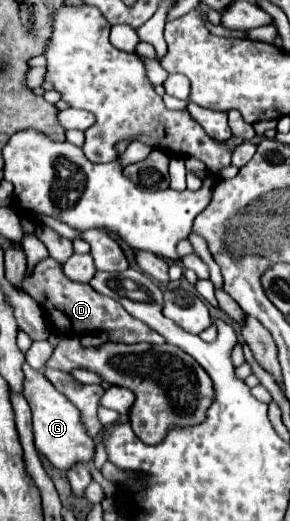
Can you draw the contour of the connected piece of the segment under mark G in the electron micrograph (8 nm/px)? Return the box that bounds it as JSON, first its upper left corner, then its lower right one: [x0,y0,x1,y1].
[23,365,95,469]

